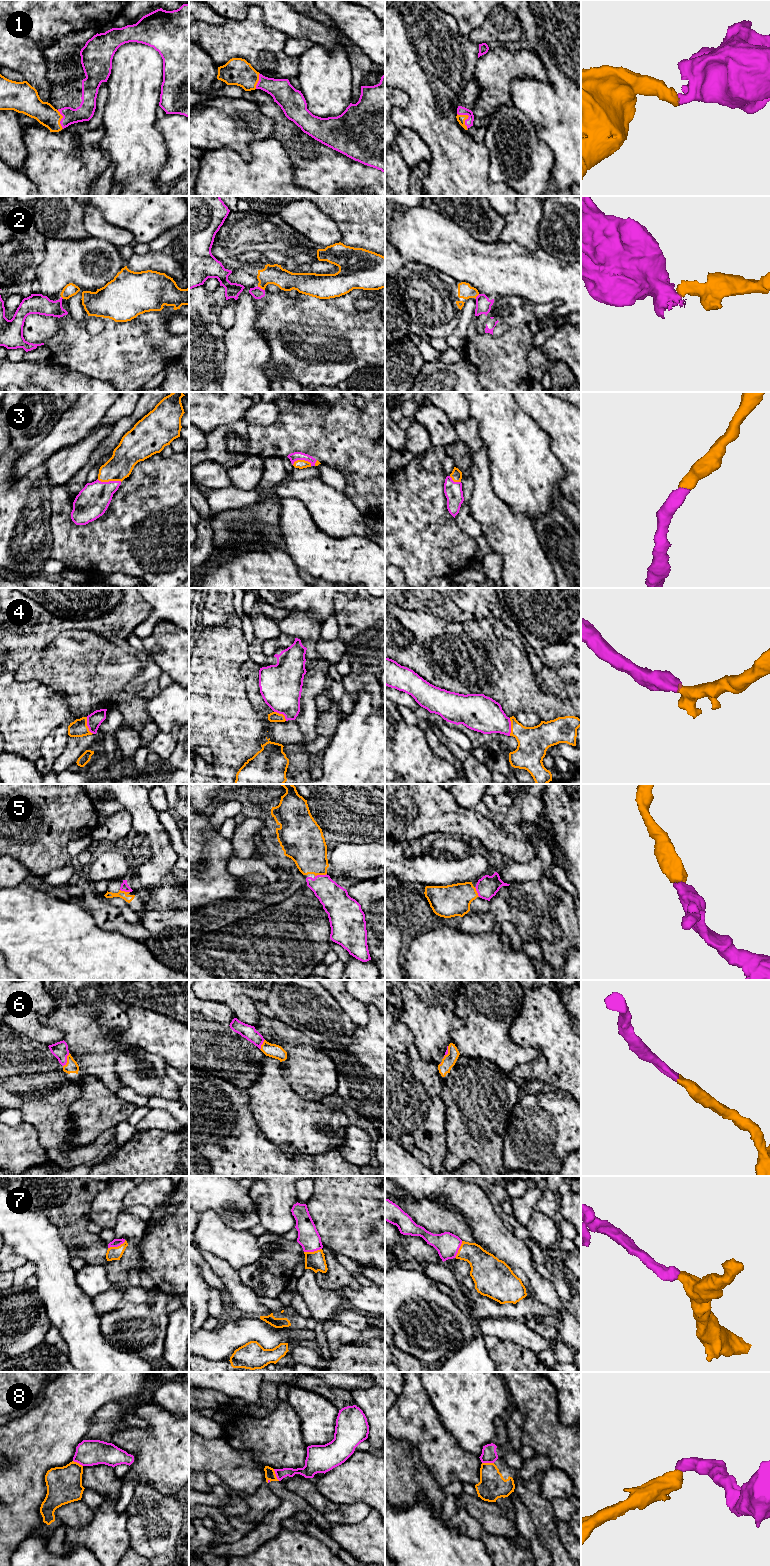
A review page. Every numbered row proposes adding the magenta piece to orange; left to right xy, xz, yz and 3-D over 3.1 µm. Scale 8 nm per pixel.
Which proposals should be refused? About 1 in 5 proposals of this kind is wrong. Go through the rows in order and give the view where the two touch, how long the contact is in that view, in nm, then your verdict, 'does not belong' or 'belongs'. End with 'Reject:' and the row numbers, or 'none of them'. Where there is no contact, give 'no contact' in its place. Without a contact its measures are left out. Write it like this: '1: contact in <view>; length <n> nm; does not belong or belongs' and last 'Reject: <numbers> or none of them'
1: contact in yz; length 160 nm; belongs
2: contact in xz; length 70 nm; does not belong
3: contact in xy; length 200 nm; belongs
4: contact in xy; length 150 nm; belongs
5: contact in xz; length 100 nm; belongs
6: contact in xy; length 120 nm; belongs
7: contact in xy; length 160 nm; belongs
8: contact in xz; length 110 nm; does not belong
Reject: 2, 8

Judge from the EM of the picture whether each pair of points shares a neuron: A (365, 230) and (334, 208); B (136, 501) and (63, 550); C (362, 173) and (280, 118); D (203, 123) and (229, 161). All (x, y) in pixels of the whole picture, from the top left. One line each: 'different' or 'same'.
A: same
B: same
C: same
D: different

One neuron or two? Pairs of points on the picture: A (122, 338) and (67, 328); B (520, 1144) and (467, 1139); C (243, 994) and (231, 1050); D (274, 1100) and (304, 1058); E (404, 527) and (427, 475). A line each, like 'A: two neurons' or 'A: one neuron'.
A: one neuron
B: two neurons
C: two neurons
D: two neurons
E: one neuron

